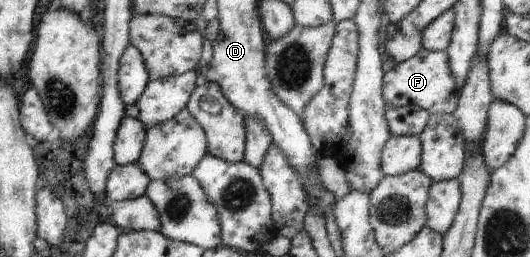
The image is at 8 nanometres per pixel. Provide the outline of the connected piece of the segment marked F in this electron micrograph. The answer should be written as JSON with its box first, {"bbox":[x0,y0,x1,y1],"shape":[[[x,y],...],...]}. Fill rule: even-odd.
{"bbox":[382,48,461,115],"shape":[[[422,48],[418,55],[403,61],[400,65],[395,65],[383,75],[382,95],[390,107],[418,105],[431,114],[452,115],[458,107],[460,94],[461,91],[454,81],[454,73],[450,71],[450,61],[446,51],[431,52]]]}

